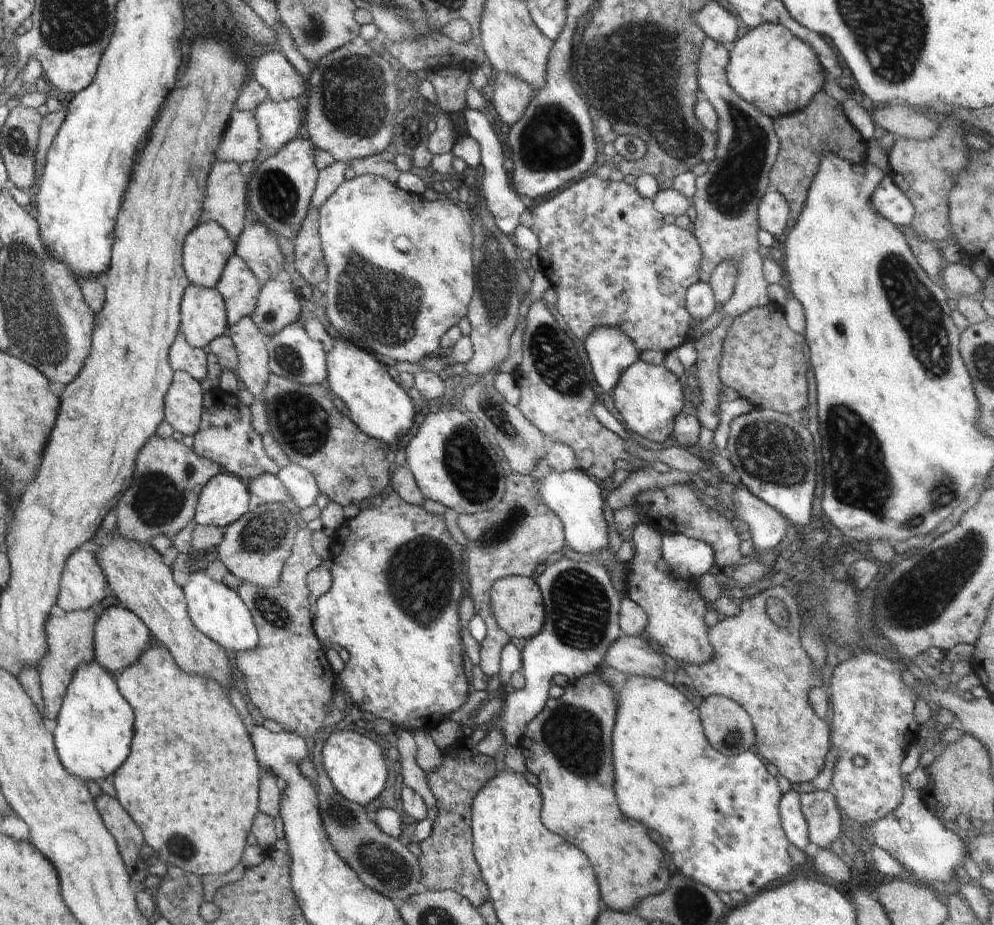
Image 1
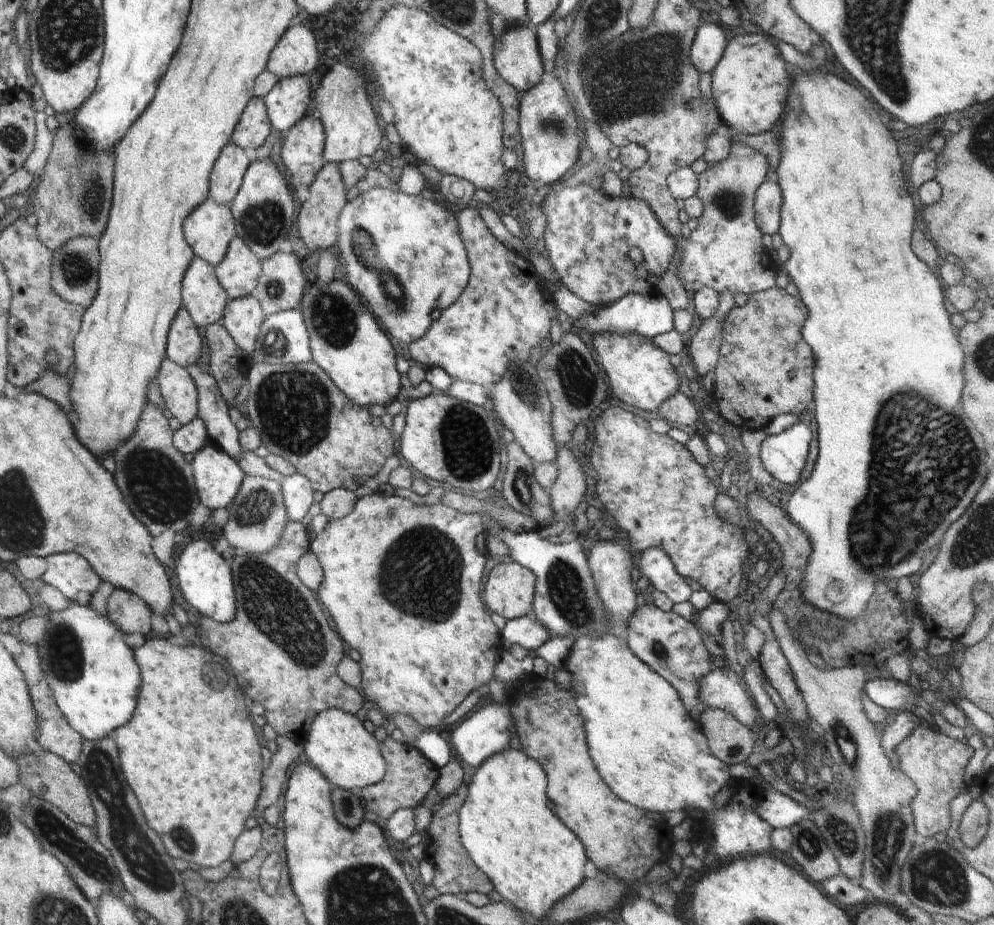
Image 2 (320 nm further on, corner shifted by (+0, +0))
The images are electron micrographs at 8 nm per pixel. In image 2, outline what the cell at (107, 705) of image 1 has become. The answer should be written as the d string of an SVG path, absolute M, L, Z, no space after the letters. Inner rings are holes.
M86 599L70 603L64 610L51 612L47 618L54 626L36 646L57 704L84 740L95 741L112 736L112 732L130 720L137 707L136 698L141 686L141 669L135 660L134 650L128 645L126 634L108 616L98 613Z

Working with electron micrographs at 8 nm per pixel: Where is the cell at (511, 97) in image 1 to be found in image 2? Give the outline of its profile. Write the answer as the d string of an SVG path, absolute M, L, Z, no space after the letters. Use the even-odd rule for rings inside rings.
M529 22L505 26L505 31L495 38L493 59L498 74L511 85L514 85L521 94L530 90L543 75L543 62L537 45L536 27Z

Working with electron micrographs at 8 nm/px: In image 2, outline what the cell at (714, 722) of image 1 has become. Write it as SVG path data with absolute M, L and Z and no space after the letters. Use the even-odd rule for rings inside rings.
M710 708L700 713L698 720L710 752L727 766L745 762L752 754L756 737L730 714Z

